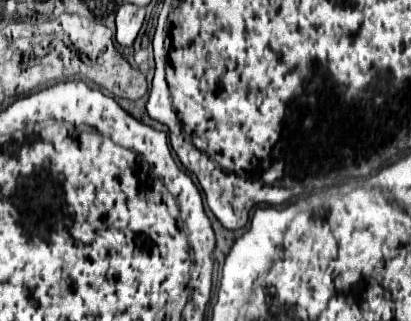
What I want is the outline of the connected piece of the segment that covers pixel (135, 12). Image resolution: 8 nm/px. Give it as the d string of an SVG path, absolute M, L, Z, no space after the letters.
M122 4L116 14L116 40L120 46L132 46L144 22L144 8Z

